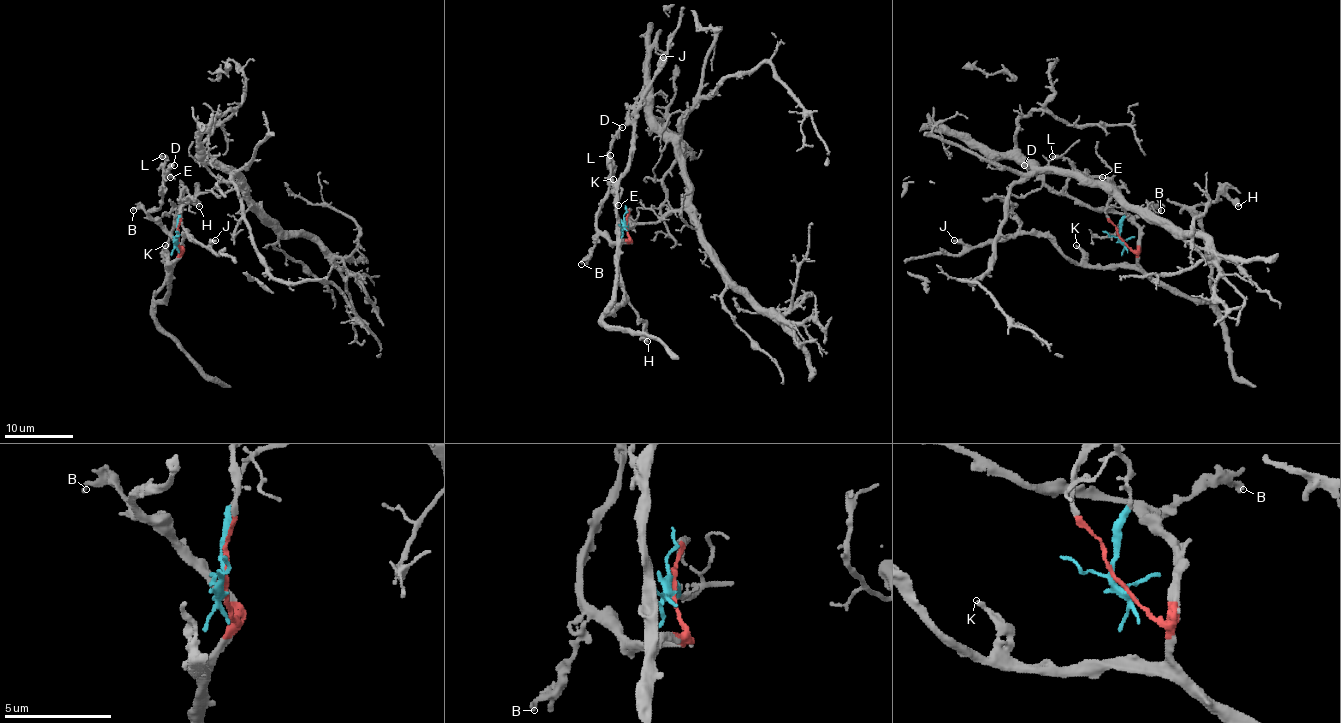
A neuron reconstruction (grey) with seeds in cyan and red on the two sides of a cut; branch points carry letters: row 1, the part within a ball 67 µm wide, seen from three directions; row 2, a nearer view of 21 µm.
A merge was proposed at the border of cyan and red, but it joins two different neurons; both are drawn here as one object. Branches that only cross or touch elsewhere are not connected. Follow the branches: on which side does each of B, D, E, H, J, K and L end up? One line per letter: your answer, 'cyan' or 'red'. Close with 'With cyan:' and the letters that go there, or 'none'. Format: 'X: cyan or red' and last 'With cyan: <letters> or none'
B: red
D: red
E: red
H: red
J: red
K: red
L: red
With cyan: none

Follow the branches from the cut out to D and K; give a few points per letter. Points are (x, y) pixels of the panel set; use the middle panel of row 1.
D: (625, 223), (627, 240), (612, 242), (596, 226), (600, 201), (608, 189), (610, 141), (622, 127)
K: (625, 223), (629, 237), (619, 237), (613, 178)

